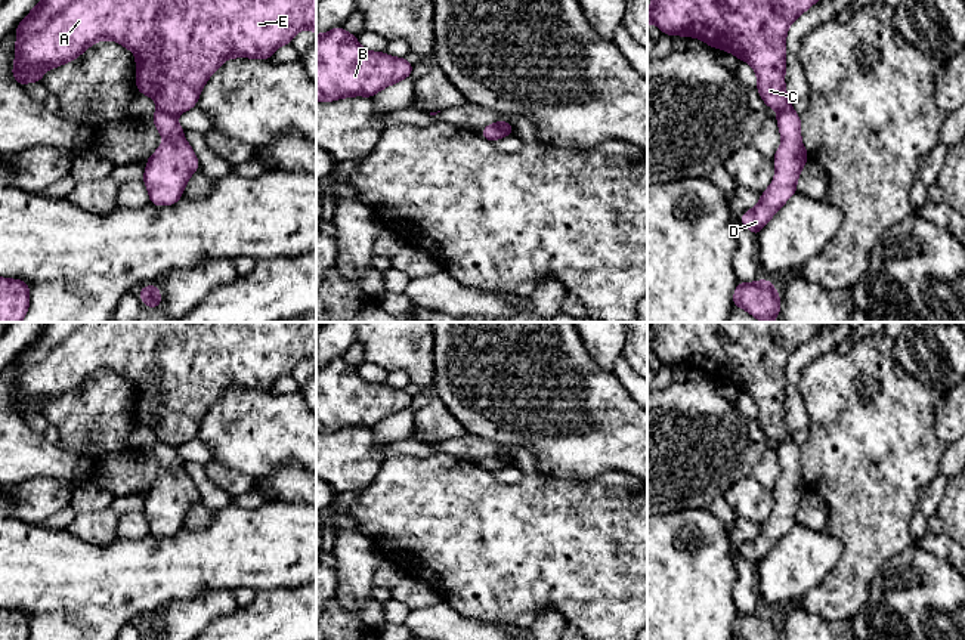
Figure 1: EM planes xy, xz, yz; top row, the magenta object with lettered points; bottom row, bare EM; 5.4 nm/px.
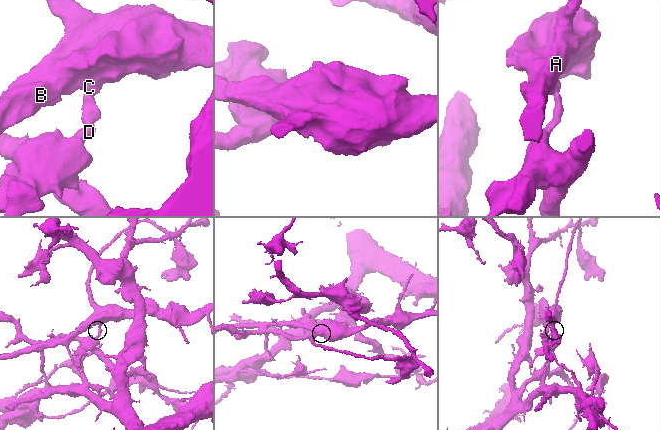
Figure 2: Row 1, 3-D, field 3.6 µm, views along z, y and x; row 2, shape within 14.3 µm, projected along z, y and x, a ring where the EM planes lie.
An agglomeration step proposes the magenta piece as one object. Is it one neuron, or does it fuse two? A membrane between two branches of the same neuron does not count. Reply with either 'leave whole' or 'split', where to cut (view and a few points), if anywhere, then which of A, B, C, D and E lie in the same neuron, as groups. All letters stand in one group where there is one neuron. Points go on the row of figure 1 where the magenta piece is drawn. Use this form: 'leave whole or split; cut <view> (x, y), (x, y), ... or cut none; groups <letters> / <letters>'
split; cut xy (158, 107), (175, 117); groups A B C E / D

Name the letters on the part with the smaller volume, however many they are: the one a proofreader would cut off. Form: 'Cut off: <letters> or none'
Cut off: A, B, C, E

